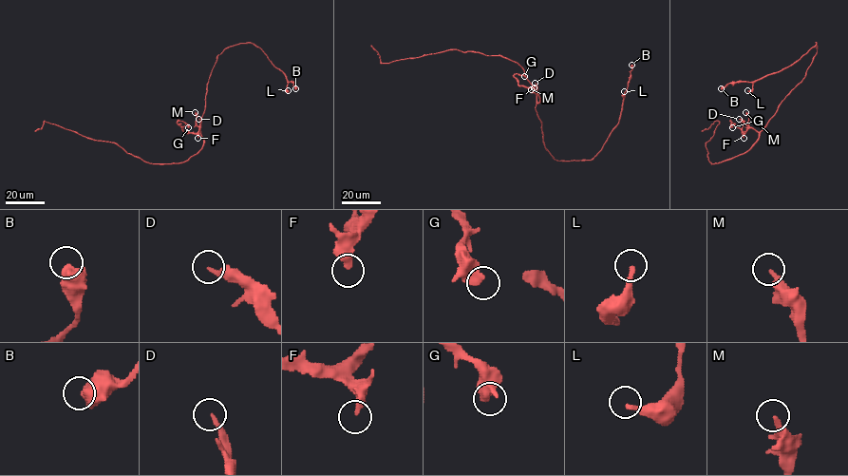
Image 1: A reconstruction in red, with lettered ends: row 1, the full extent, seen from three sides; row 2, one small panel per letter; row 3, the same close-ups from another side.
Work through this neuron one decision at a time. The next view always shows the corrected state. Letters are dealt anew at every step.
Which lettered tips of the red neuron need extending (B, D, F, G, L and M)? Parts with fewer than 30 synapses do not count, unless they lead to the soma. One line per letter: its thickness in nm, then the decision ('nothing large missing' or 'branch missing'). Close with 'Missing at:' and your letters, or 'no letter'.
B: calibre 700 nm; nothing large missing
D: calibre 180 nm; nothing large missing
F: calibre 360 nm; nothing large missing
G: calibre 400 nm; nothing large missing
L: calibre 220 nm; nothing large missing
M: calibre 260 nm; nothing large missing
Missing at: no letter

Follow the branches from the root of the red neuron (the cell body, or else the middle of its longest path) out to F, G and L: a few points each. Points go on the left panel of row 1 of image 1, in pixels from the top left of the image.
F: (199, 124), (197, 138)
G: (199, 124), (199, 132), (199, 127), (196, 133), (186, 132), (177, 122), (184, 122), (188, 127)
L: (199, 124), (210, 73), (216, 56), (230, 47), (248, 43), (258, 47), (285, 75), (288, 90)

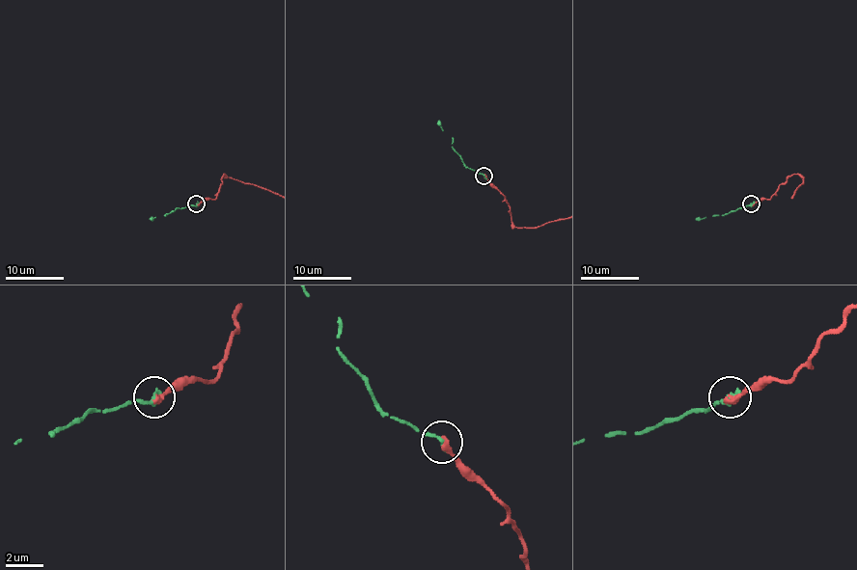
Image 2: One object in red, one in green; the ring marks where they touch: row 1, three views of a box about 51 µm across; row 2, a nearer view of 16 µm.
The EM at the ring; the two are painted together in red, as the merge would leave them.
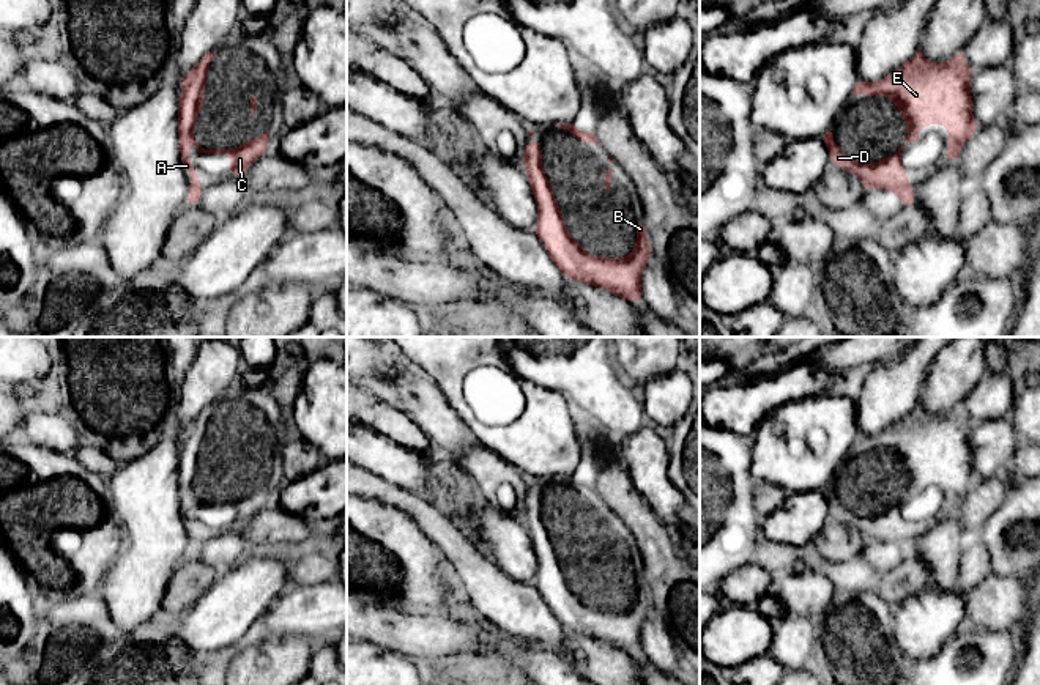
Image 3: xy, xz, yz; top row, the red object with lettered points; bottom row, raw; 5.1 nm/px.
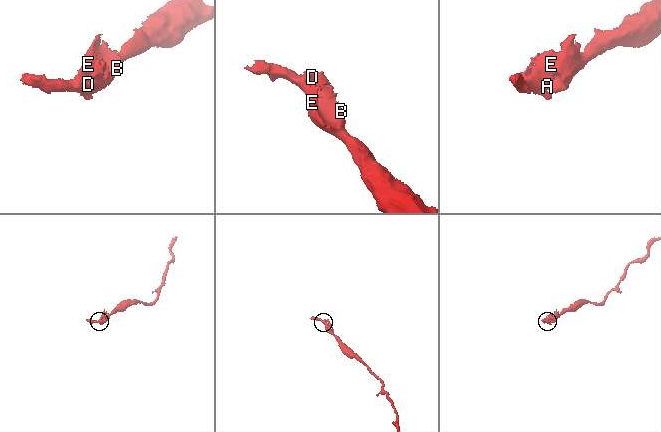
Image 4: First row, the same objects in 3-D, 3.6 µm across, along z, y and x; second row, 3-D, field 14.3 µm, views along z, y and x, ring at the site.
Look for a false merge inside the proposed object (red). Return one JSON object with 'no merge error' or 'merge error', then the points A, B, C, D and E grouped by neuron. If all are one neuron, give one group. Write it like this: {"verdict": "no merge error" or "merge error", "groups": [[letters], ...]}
{"verdict": "no merge error", "groups": [["A", "B", "C", "D", "E"]]}

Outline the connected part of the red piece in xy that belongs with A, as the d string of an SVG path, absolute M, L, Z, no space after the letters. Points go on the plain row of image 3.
M216 405L205 406L199 416L184 427L180 433L181 447L176 466L178 493L180 493L180 515L188 528L194 532L188 540L184 556L186 559L197 559L203 550L203 534L199 531L199 521L189 515L189 499L195 498L197 505L228 507L232 521L227 523L228 531L236 531L247 524L251 518L268 504L269 483L246 494L241 499L205 502L194 491L194 476L199 471L205 450L203 442L208 433L208 420L214 413Z

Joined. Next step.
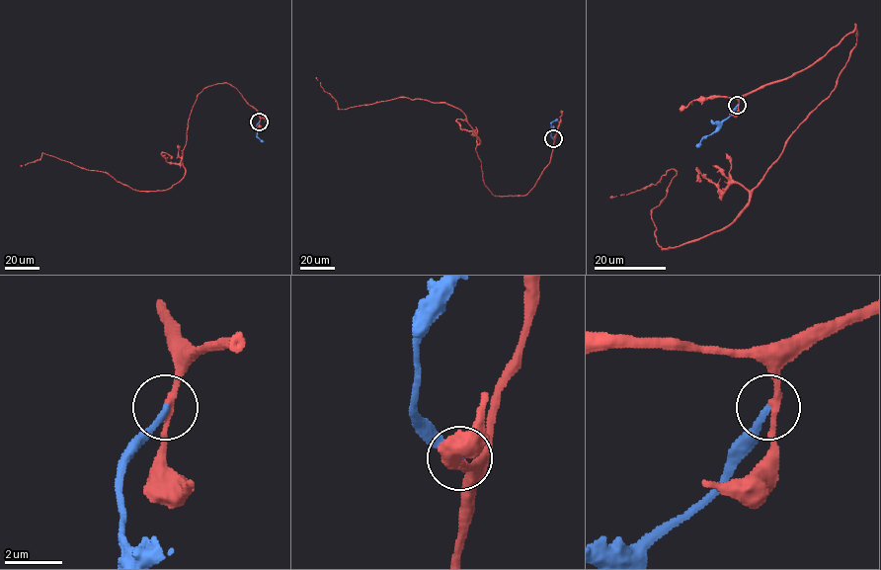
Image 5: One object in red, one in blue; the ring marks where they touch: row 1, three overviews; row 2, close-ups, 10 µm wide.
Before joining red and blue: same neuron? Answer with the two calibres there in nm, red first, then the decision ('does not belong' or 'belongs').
200/200 nm | belongs

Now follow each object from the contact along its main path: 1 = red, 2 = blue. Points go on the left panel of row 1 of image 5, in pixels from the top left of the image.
1: (259, 122), (231, 84), (204, 88), (190, 115), (185, 175), (165, 190), (137, 191), (42, 152), (21, 166)
2: (259, 122), (257, 136), (263, 141)

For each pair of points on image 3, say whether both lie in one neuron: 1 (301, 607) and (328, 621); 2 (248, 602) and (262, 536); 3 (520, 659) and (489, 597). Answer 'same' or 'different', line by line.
1: same
2: different
3: different

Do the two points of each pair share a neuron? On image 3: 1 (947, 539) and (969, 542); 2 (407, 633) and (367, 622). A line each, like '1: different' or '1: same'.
1: different
2: same

